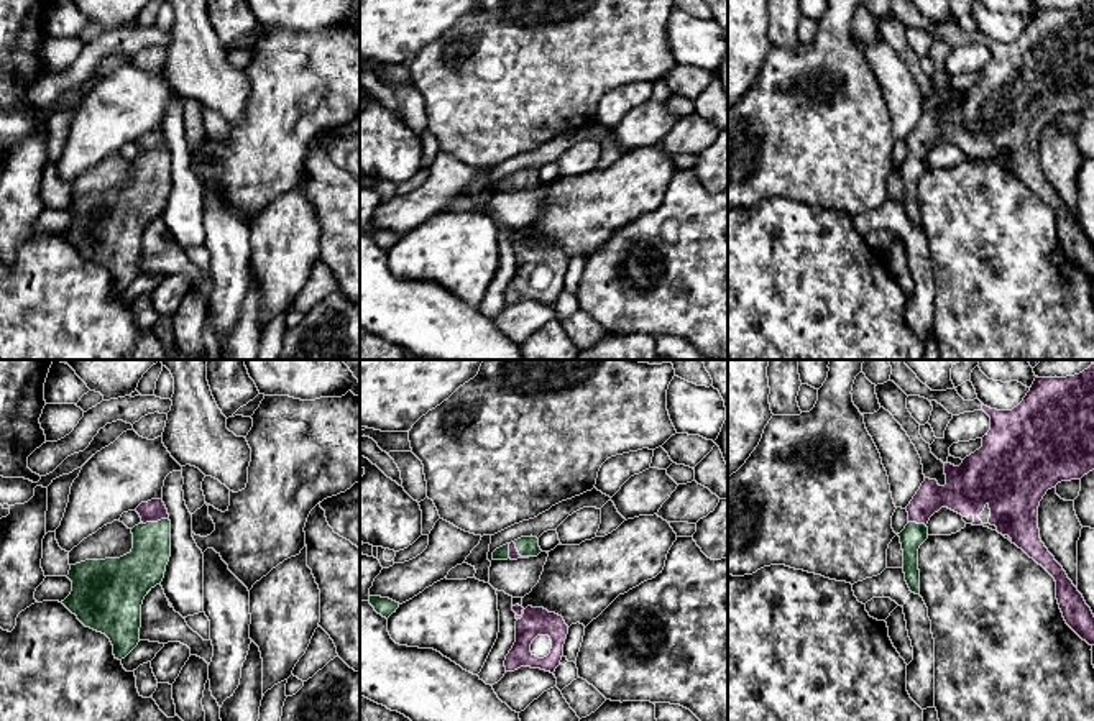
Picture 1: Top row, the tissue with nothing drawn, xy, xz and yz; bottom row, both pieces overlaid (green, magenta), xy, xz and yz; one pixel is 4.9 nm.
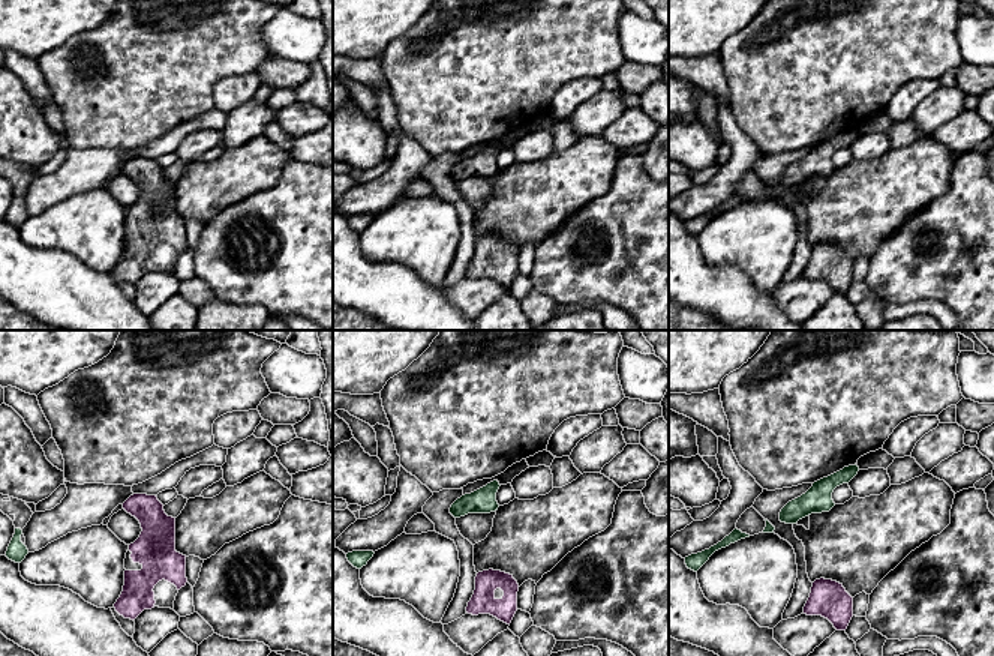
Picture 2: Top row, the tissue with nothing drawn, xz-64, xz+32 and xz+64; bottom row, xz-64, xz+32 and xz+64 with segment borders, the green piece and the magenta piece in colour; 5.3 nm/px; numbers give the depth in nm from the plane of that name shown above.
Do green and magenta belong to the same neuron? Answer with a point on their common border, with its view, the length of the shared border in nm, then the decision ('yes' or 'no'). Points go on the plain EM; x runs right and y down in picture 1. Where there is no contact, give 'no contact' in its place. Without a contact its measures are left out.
xy (155, 155) | 130 nm | yes

